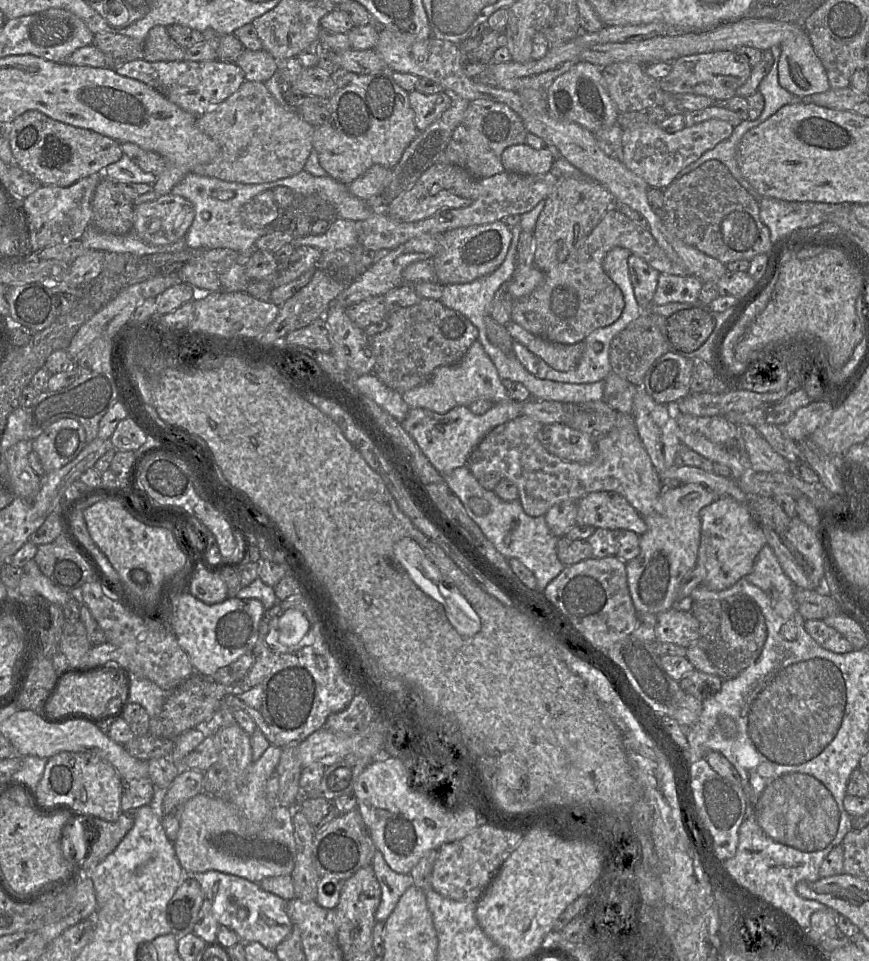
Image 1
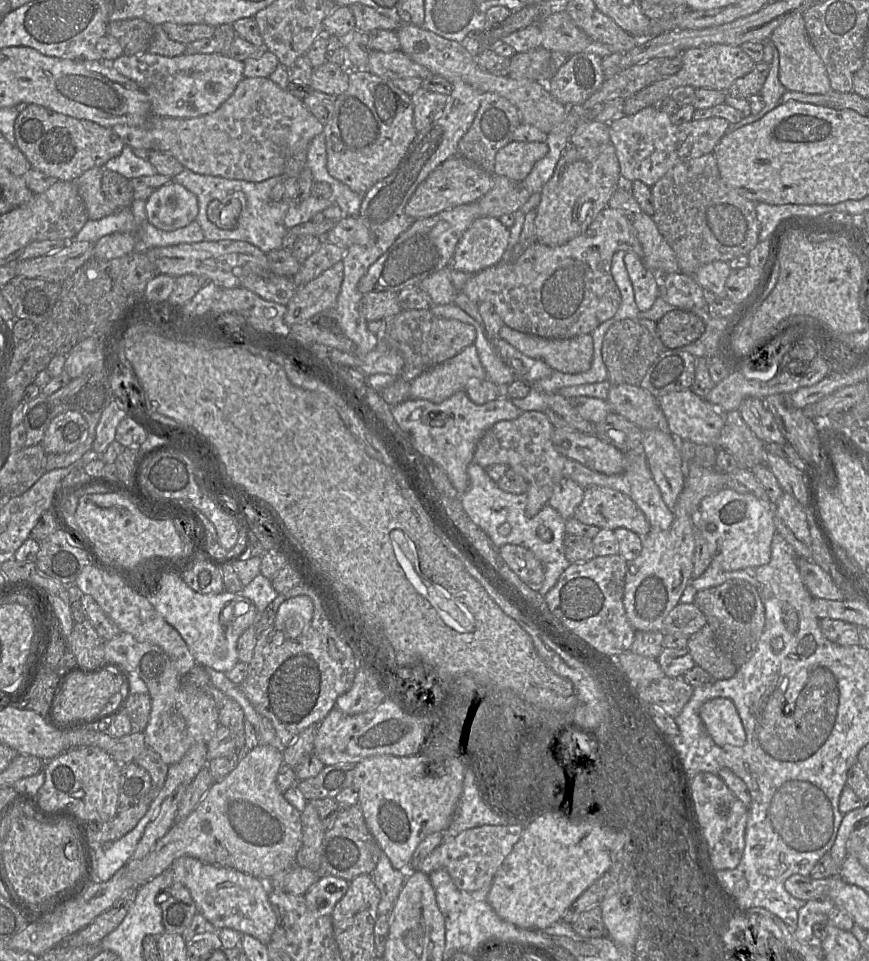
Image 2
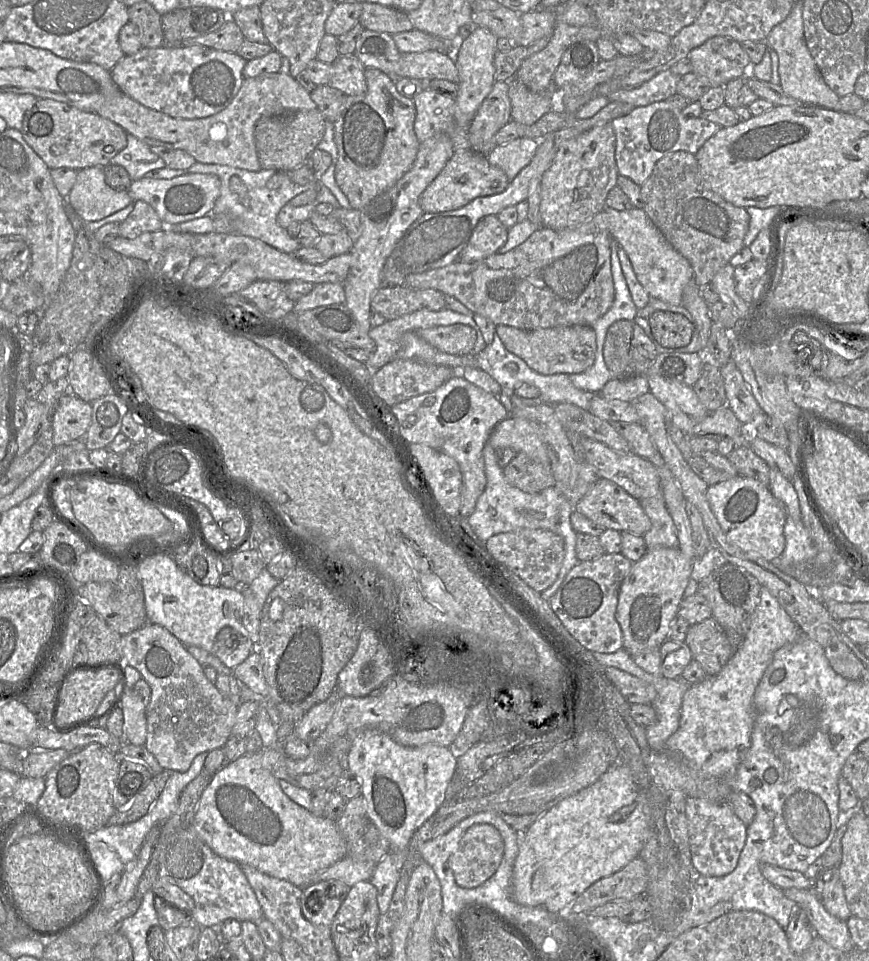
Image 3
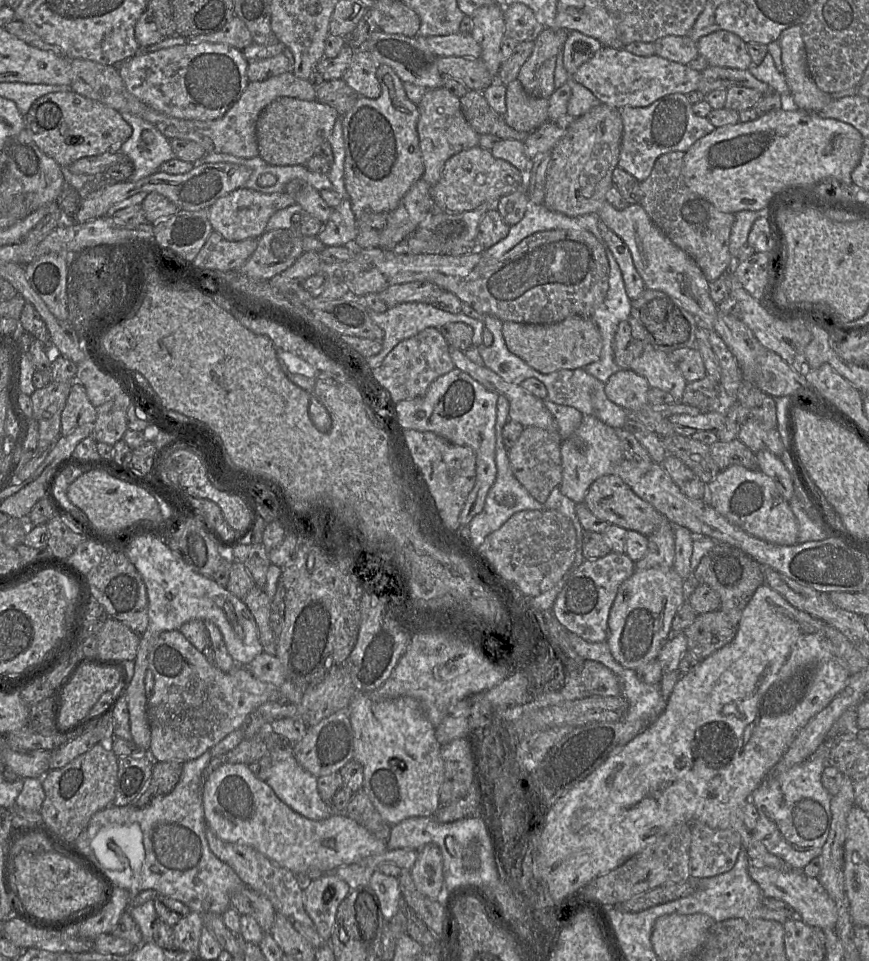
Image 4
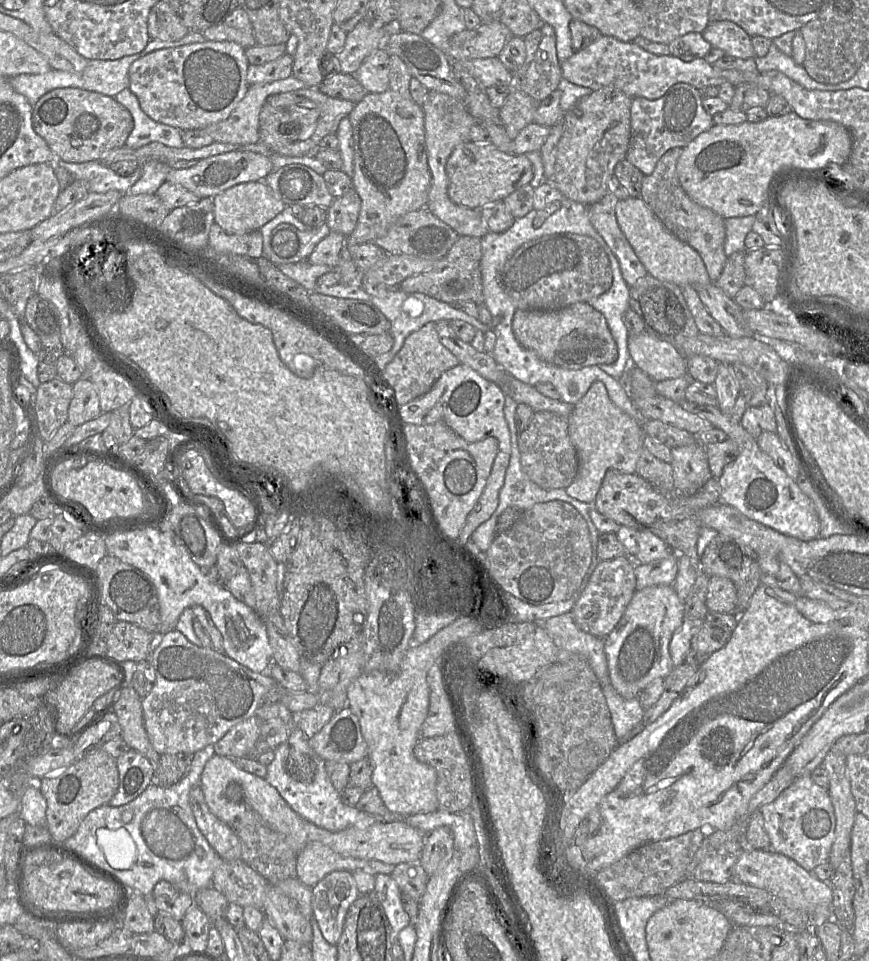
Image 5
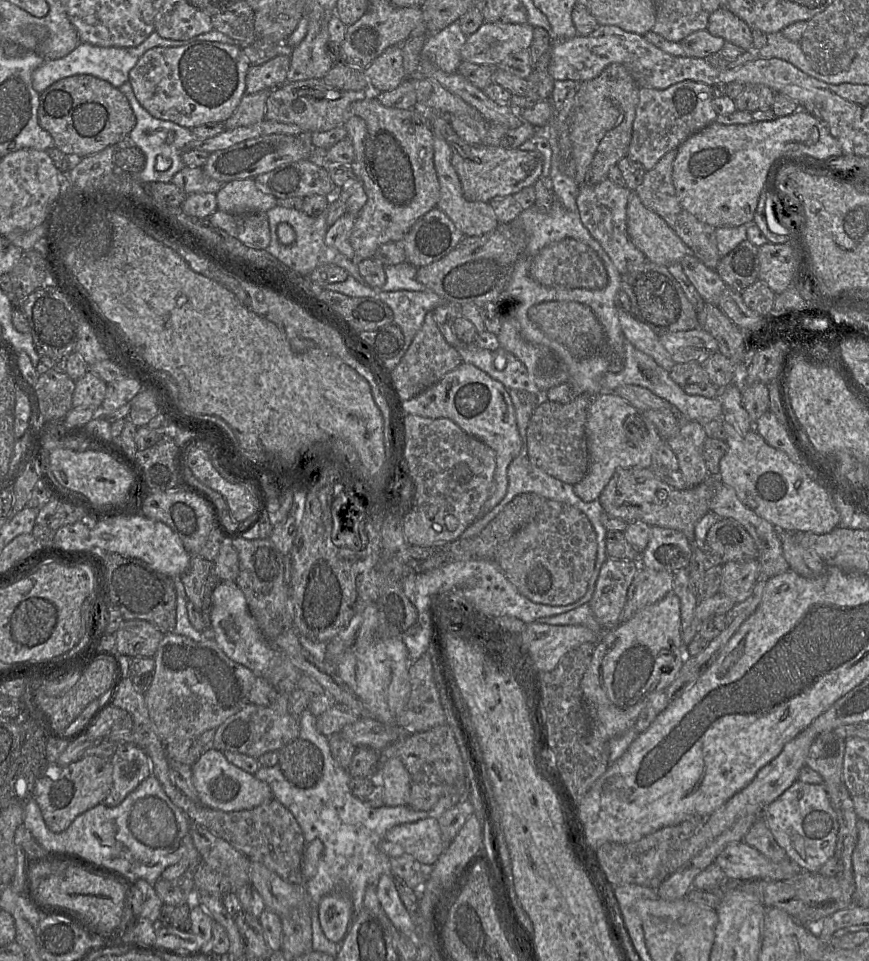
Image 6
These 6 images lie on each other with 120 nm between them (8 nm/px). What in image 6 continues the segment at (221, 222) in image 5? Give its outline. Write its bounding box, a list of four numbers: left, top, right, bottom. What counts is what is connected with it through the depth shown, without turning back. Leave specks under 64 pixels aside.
[216,178,277,215]

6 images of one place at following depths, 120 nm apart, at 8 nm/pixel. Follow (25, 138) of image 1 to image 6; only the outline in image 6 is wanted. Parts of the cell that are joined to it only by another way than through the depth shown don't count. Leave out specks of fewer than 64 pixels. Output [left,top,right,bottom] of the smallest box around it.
[38,74,136,159]

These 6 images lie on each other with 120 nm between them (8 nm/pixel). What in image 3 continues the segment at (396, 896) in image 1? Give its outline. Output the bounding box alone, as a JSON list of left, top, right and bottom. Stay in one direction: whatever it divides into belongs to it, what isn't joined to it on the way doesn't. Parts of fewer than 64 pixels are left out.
[369,853,400,914]

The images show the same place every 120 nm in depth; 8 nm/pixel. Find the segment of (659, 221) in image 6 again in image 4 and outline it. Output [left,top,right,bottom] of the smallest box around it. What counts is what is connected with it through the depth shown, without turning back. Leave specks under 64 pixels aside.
[597,201,719,330]

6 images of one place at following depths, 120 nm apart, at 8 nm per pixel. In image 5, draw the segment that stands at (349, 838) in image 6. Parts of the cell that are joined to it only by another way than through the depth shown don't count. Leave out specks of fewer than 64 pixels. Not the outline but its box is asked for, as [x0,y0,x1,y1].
[265,728,406,832]

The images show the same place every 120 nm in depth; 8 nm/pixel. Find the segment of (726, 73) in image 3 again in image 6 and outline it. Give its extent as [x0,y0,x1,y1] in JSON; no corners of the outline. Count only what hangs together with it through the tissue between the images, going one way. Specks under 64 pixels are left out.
[707,7,753,51]

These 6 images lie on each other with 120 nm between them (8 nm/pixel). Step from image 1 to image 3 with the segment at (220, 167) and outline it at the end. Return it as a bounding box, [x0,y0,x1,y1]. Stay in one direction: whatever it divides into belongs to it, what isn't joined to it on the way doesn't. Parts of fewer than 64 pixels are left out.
[96,72,316,172]

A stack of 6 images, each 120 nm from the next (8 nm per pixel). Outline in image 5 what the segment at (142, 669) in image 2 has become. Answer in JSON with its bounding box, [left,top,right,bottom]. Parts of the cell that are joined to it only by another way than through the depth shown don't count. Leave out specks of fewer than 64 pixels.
[142,630,319,754]

